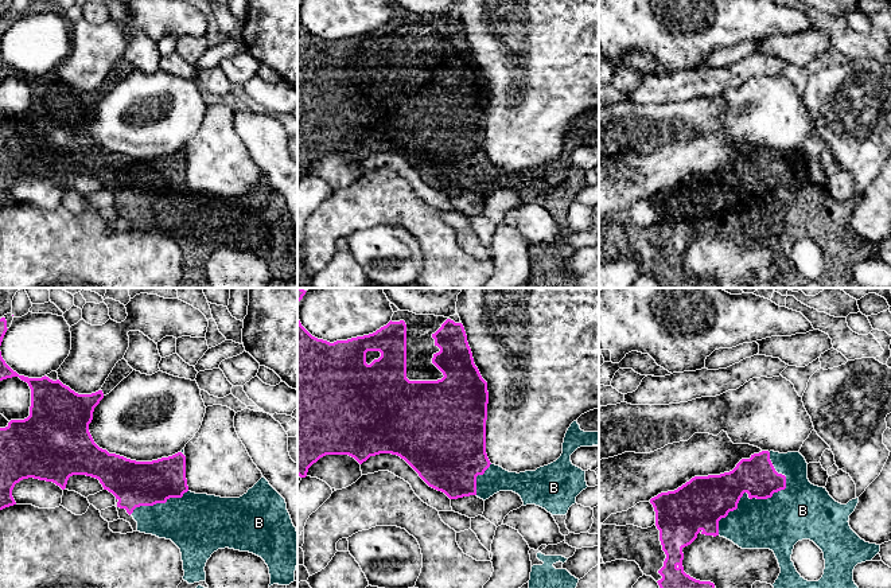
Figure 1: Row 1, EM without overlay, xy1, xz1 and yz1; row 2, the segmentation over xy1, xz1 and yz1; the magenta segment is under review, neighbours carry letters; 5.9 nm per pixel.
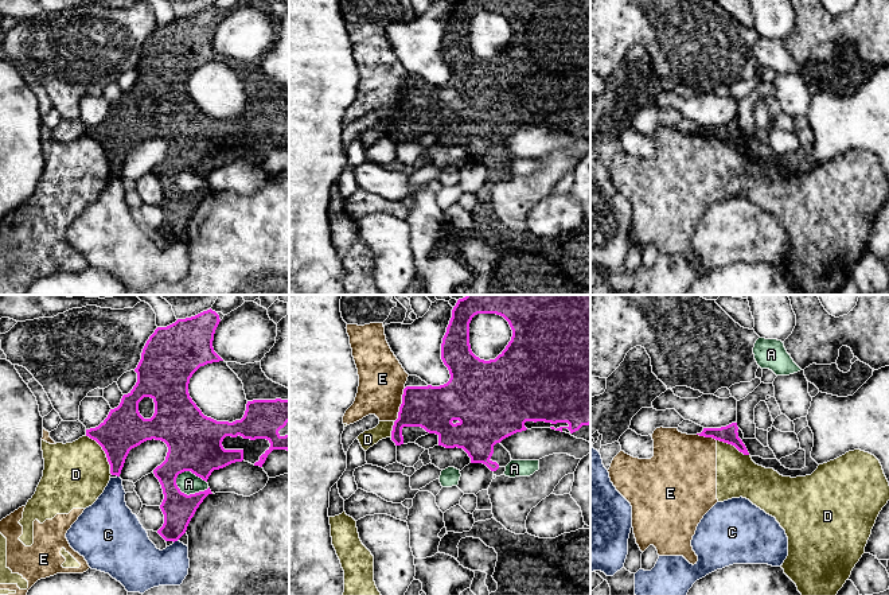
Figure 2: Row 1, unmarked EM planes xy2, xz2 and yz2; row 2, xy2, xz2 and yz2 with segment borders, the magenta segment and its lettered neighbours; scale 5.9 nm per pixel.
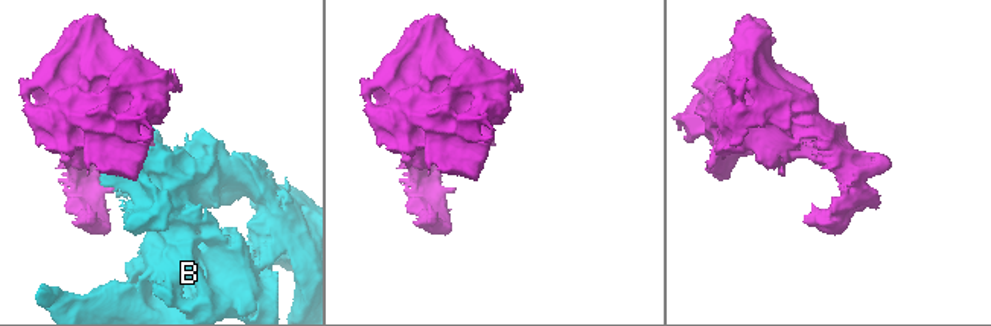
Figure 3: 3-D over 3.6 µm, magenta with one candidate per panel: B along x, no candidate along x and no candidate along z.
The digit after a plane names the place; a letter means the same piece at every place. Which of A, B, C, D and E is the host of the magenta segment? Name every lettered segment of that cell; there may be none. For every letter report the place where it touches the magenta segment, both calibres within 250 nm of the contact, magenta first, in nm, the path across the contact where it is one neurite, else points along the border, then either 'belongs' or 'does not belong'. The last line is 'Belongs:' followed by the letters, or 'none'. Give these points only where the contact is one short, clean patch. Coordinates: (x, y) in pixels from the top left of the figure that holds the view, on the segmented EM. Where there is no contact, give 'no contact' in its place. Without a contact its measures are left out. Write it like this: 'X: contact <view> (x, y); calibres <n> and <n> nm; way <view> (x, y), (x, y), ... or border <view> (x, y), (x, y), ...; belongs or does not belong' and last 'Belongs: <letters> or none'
A: contact xy2 (190, 494); calibres 240 and 130 nm; does not belong
B: contact yz1 (759, 498); calibres 240 and 320 nm; belongs
C: contact xy2 (175, 540); calibres 190 and 280 nm; does not belong
D: contact xy2 (105, 452); calibres 260 and 380 nm; border xy2 (85, 435), (101, 447), (112, 474); does not belong
E: contact xz2 (401, 405); calibres 280 and 280 nm; border xz2 (405, 388), (401, 396), (398, 417), (394, 422); does not belong
Belongs: B

